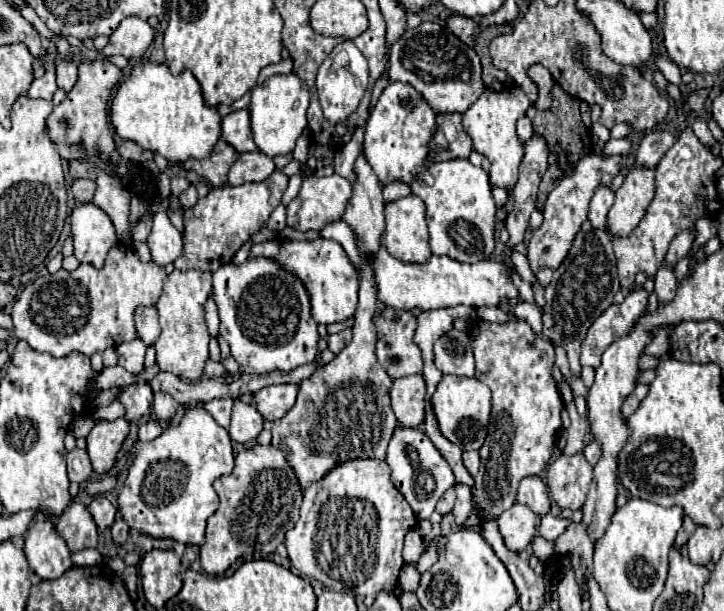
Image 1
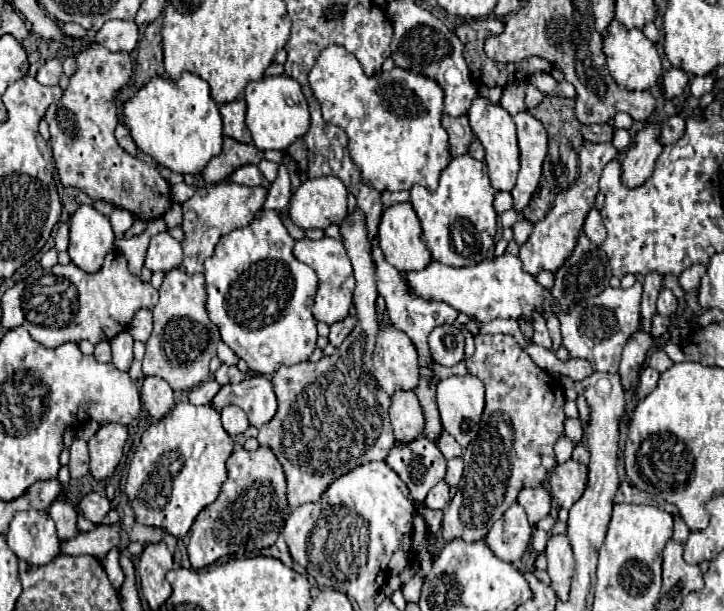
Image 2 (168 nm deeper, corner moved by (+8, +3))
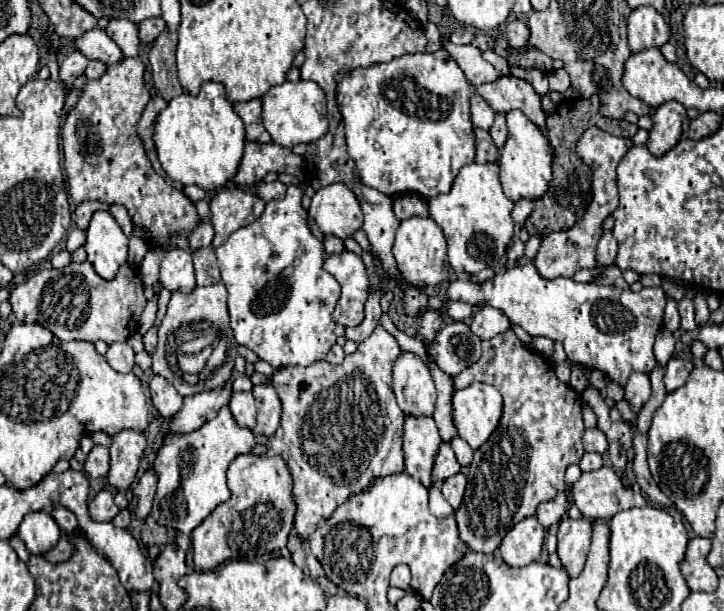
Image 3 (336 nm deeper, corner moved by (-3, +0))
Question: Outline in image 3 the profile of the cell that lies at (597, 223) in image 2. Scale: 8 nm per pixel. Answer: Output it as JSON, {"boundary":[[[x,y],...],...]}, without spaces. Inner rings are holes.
{"boundary":[[[605,231],[597,245],[597,265],[611,267],[615,265],[615,257],[617,257],[617,241],[611,231]]]}

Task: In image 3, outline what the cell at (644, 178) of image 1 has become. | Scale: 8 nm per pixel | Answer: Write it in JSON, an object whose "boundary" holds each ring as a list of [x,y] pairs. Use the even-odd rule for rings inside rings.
{"boundary":[[[667,101],[655,109],[653,129],[649,131],[647,149],[653,155],[663,155],[675,147],[681,139],[681,123],[687,117],[687,109],[677,101]]]}

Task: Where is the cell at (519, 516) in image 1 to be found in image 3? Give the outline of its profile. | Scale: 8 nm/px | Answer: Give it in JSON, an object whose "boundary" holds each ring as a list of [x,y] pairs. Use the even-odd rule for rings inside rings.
{"boundary":[[[527,517],[503,537],[499,545],[499,557],[511,567],[525,567],[539,559],[543,539],[545,529],[539,525],[537,517]]]}

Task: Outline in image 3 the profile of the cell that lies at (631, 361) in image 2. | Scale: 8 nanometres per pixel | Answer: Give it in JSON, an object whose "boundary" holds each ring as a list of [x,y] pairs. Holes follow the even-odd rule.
{"boundary":[[[635,373],[629,377],[629,383],[625,387],[625,399],[631,405],[631,411],[637,415],[641,411],[641,407],[647,403],[647,399],[651,397],[651,381],[649,375],[643,373]]]}

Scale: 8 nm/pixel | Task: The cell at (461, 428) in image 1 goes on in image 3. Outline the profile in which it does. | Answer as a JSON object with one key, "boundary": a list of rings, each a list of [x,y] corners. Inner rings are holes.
{"boundary":[[[471,383],[467,389],[461,389],[461,391],[453,393],[455,429],[457,429],[459,437],[463,437],[471,445],[471,449],[479,449],[489,439],[489,435],[499,425],[501,411],[503,411],[503,397],[493,385]]]}

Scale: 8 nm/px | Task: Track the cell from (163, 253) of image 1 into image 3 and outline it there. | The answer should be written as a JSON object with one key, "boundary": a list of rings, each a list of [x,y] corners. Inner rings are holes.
{"boundary":[[[171,249],[165,253],[159,273],[159,283],[169,291],[191,293],[195,289],[193,259],[181,249]]]}

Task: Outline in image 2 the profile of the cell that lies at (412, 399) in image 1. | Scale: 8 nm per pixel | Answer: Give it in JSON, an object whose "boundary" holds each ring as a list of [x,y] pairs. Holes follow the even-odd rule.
{"boundary":[[[412,390],[394,392],[390,404],[390,420],[392,420],[396,442],[410,442],[422,436],[424,414]]]}

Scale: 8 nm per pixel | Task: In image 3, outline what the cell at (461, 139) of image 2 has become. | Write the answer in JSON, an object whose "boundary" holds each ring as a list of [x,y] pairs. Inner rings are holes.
{"boundary":[[[475,129],[475,137],[477,137],[477,163],[489,163],[489,161],[499,161],[499,147],[493,143],[493,137],[489,135],[489,131],[483,129]]]}

